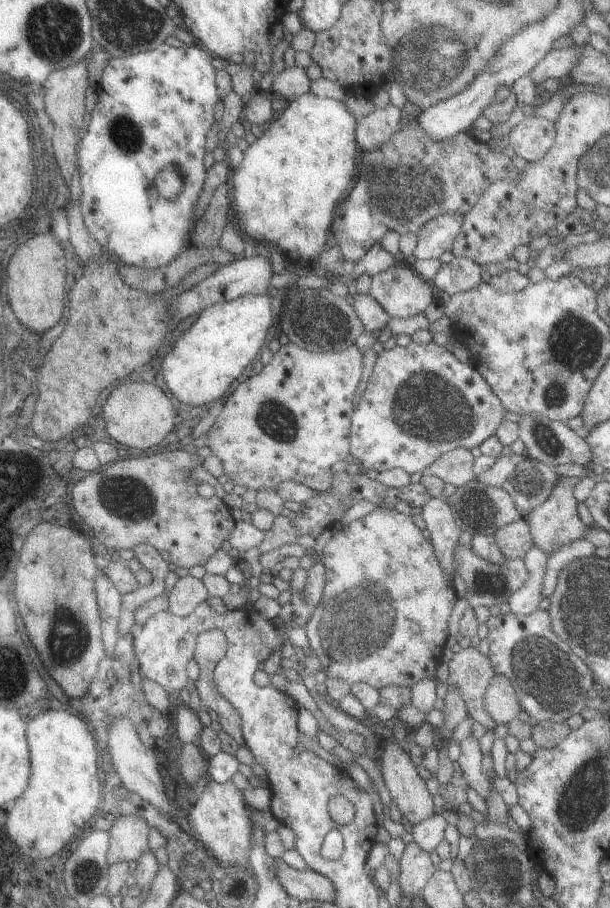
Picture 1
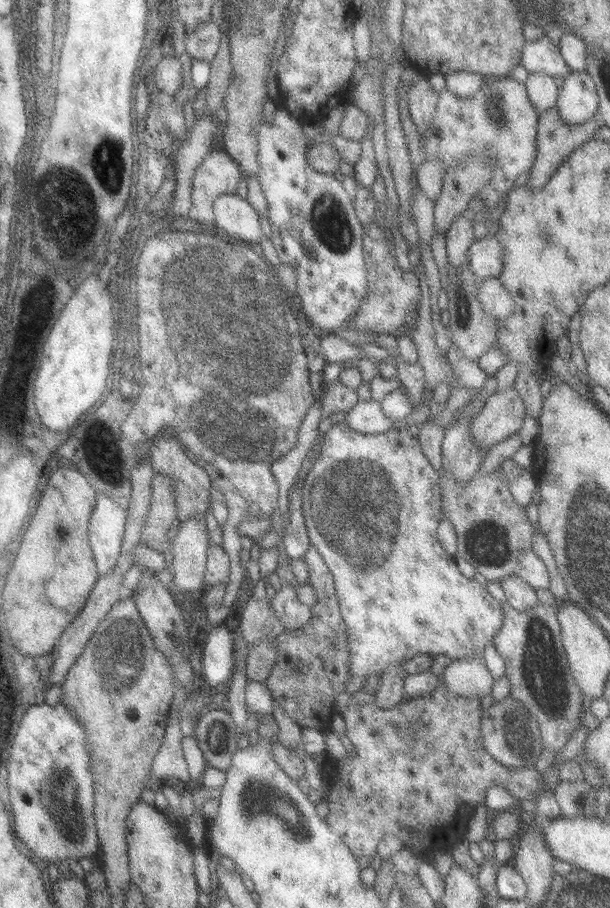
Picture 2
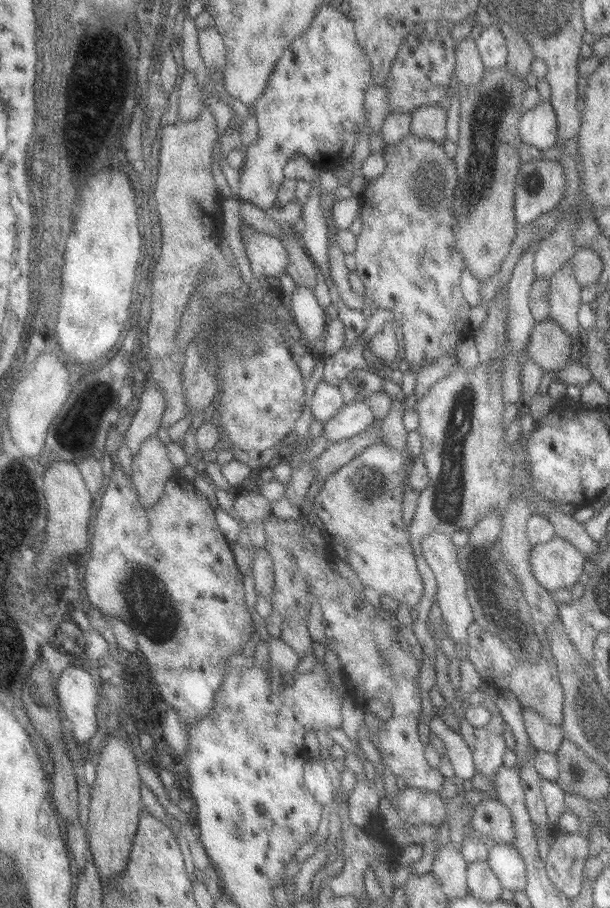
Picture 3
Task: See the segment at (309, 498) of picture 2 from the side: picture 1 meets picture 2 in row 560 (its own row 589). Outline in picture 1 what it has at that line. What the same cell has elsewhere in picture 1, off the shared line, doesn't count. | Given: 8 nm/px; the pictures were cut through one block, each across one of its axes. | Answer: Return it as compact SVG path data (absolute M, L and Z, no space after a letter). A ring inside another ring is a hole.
M375 507L369 514L358 518L348 525L345 525L338 531L323 547L319 554L320 562L325 569L325 584L322 590L321 600L314 606L310 617L305 624L306 639L309 644L309 650L320 662L326 678L343 679L350 686L353 683L367 683L373 688L380 689L387 685L401 685L404 687L413 686L415 682L421 679L435 679L435 668L440 662L442 650L450 643L450 637L447 634L446 622L457 598L452 583L446 579L439 563L434 555L434 550L430 540L421 535L421 530L411 521L411 517L399 513L394 508L386 509Z

